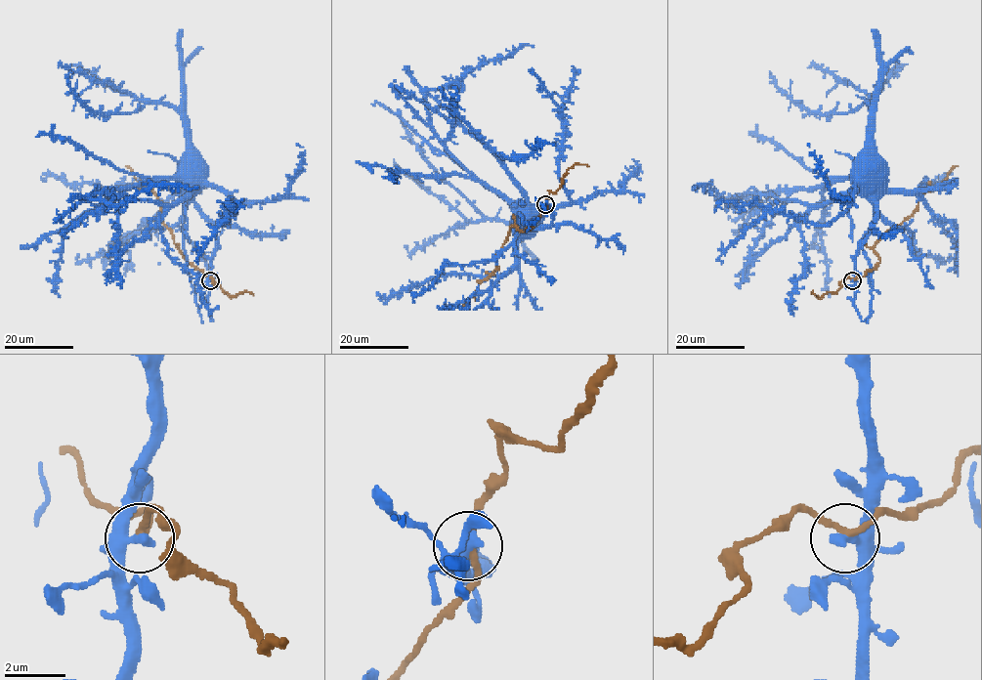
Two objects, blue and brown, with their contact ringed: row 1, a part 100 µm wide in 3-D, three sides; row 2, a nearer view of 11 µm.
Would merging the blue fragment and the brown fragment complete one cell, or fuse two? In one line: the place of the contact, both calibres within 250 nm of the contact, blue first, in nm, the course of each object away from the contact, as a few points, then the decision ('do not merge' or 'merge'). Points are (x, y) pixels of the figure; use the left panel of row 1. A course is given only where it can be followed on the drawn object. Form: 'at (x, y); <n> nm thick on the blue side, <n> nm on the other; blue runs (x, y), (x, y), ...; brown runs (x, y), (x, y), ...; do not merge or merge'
at (210, 280); 300 nm thick on the blue side, 190 nm on the other; blue runs (209, 280), (216, 228), (182, 194), (182, 165), (188, 155); brown runs (209, 280), (188, 262), (172, 232), (159, 220), (161, 200), (149, 190), (142, 190), (126, 166); do not merge

